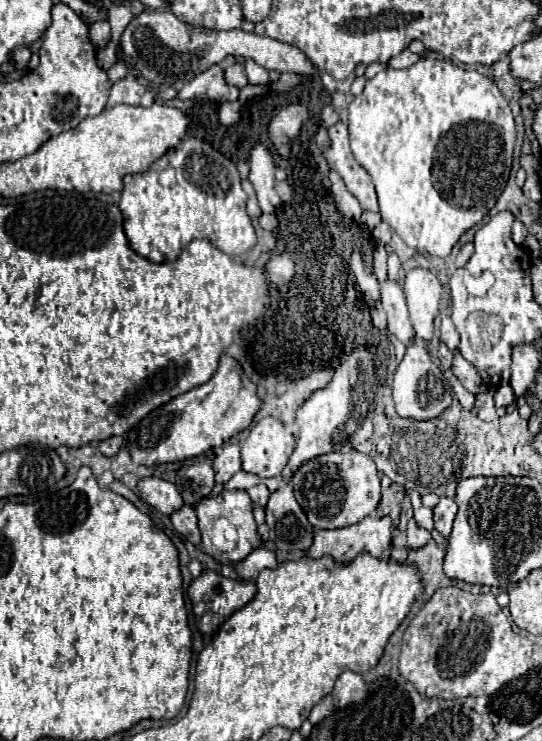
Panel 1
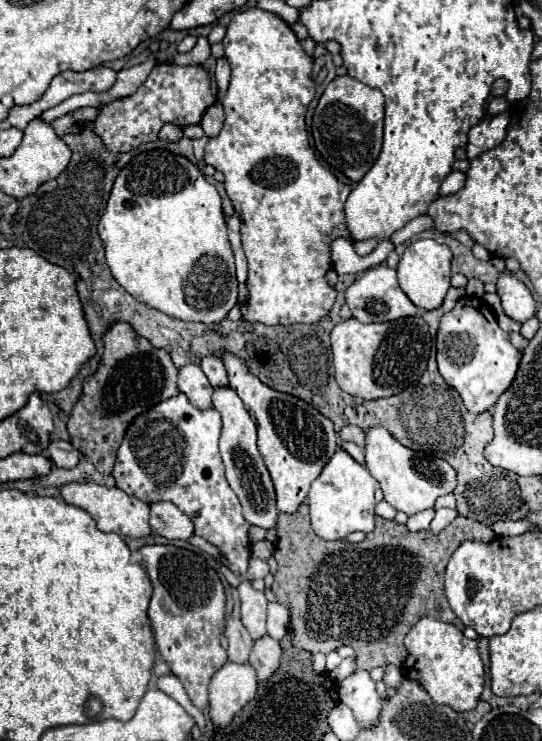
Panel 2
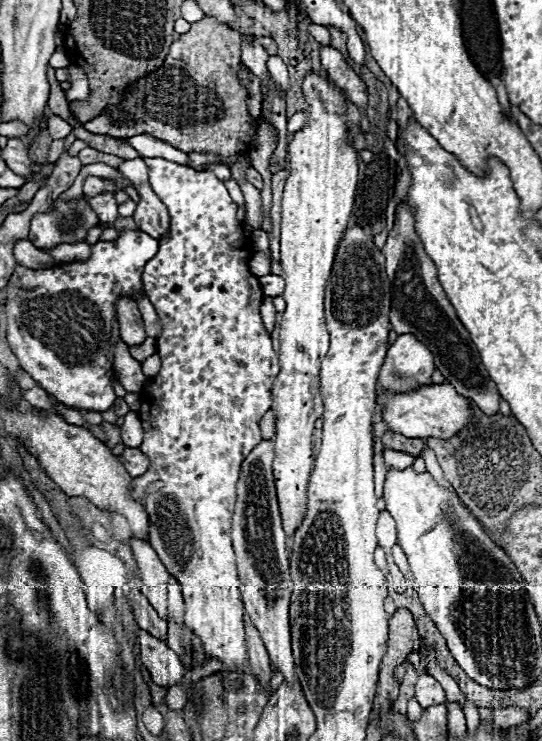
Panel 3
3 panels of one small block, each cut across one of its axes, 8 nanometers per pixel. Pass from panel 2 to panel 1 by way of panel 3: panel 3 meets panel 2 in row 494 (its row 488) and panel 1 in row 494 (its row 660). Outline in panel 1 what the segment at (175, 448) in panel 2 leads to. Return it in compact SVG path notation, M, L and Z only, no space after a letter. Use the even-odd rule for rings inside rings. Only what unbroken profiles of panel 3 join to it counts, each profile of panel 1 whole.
M230 490L216 498L202 498L196 506L196 514L202 532L202 550L220 564L238 564L262 544L252 516L252 500L244 490Z

